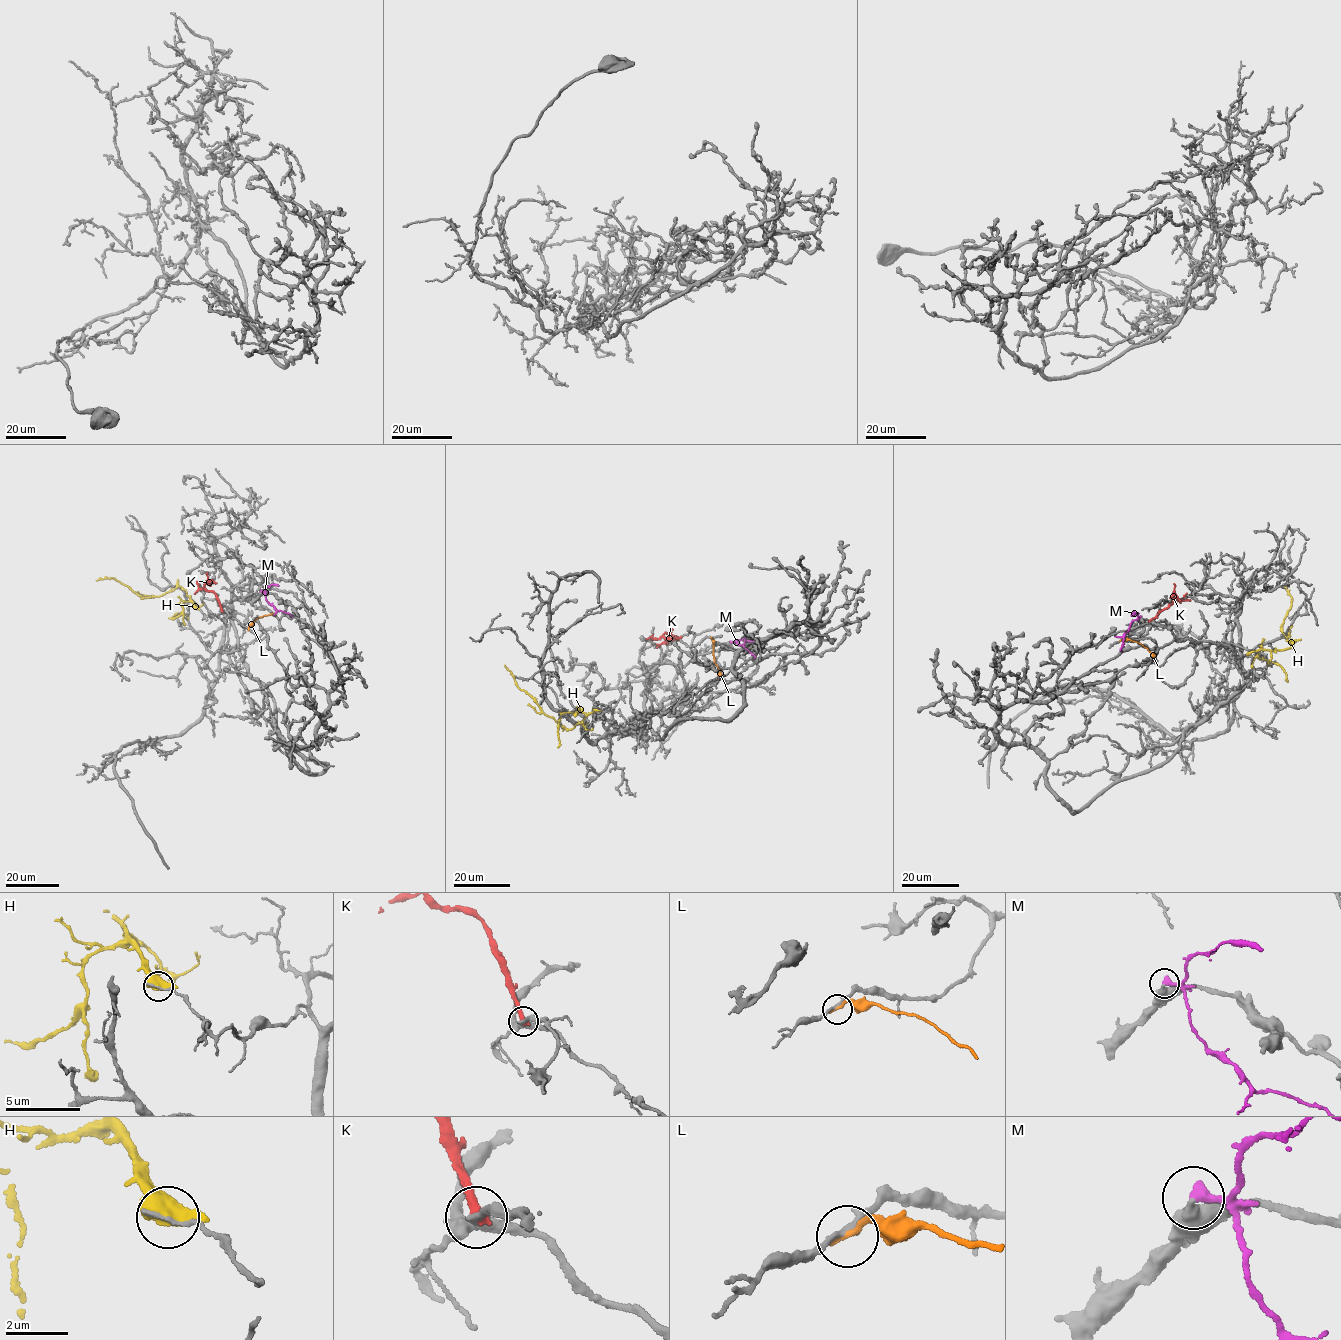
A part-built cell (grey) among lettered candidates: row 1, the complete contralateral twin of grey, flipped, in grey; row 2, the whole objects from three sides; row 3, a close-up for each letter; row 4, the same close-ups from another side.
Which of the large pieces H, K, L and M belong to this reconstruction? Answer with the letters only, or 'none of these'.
none of these

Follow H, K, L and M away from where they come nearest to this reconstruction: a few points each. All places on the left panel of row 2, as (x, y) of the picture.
H: (196, 608), (179, 586), (159, 596), (145, 598), (116, 580), (96, 580)
K: (222, 611), (214, 592), (205, 587), (204, 584), (210, 583), (205, 582)
L: (248, 629), (257, 618), (274, 613)
M: (261, 591), (276, 609), (291, 617)

